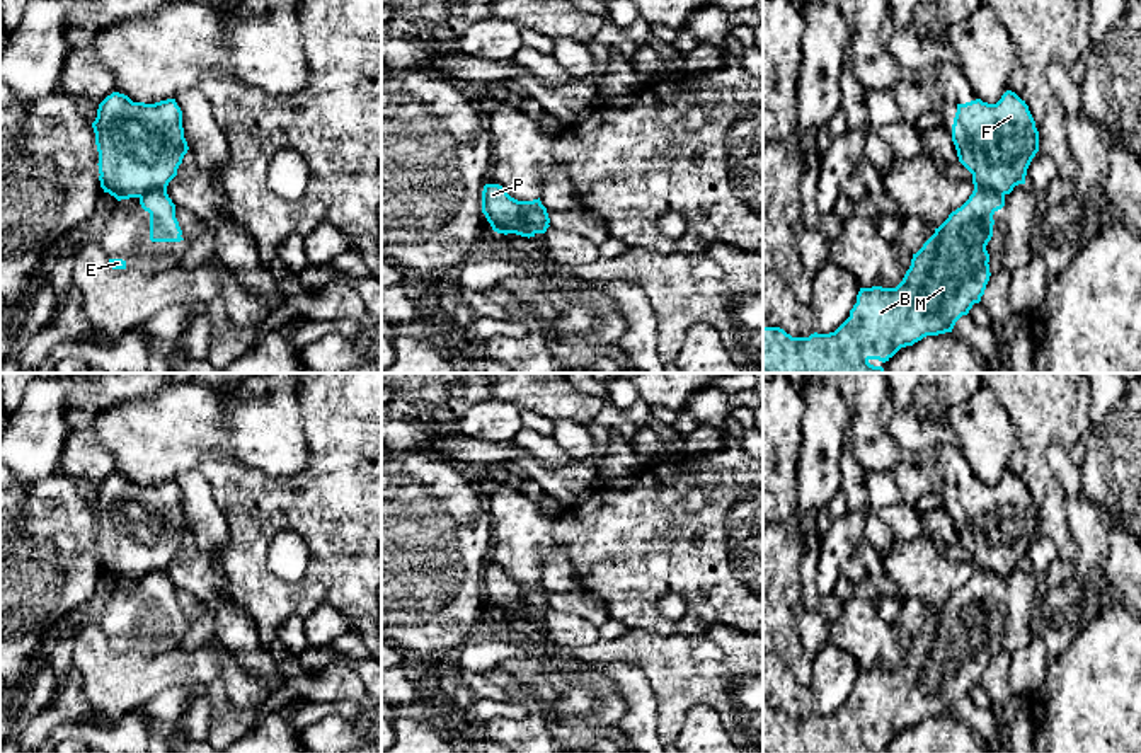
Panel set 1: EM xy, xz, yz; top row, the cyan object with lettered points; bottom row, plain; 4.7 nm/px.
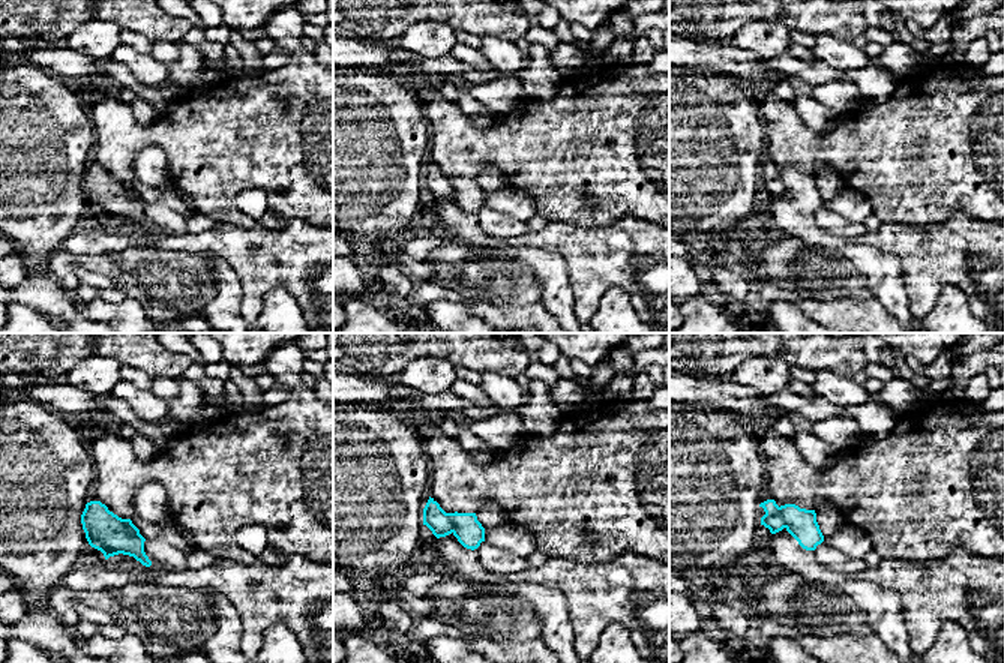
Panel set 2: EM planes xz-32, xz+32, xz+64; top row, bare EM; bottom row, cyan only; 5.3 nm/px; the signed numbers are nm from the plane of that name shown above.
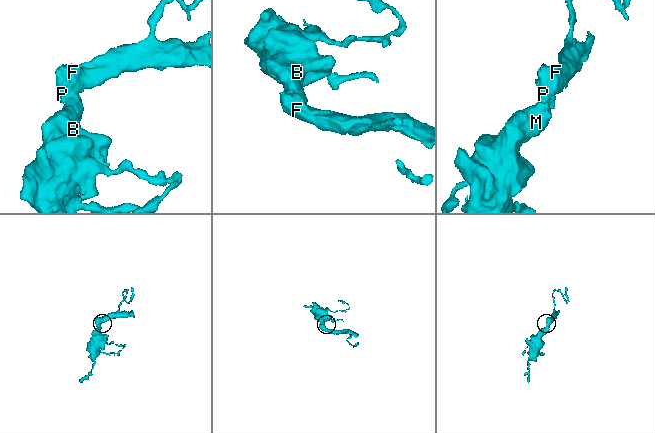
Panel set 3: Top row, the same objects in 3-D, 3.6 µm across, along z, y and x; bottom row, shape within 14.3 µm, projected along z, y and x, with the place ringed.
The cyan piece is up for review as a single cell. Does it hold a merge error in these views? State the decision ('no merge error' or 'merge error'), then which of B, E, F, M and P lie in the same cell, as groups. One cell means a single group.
merge error; groups B E M / F P

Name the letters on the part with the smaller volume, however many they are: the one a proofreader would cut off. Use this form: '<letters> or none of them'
F, P

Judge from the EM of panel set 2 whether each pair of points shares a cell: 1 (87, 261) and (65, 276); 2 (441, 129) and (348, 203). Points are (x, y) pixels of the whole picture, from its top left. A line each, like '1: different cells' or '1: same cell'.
1: same cell
2: different cells

